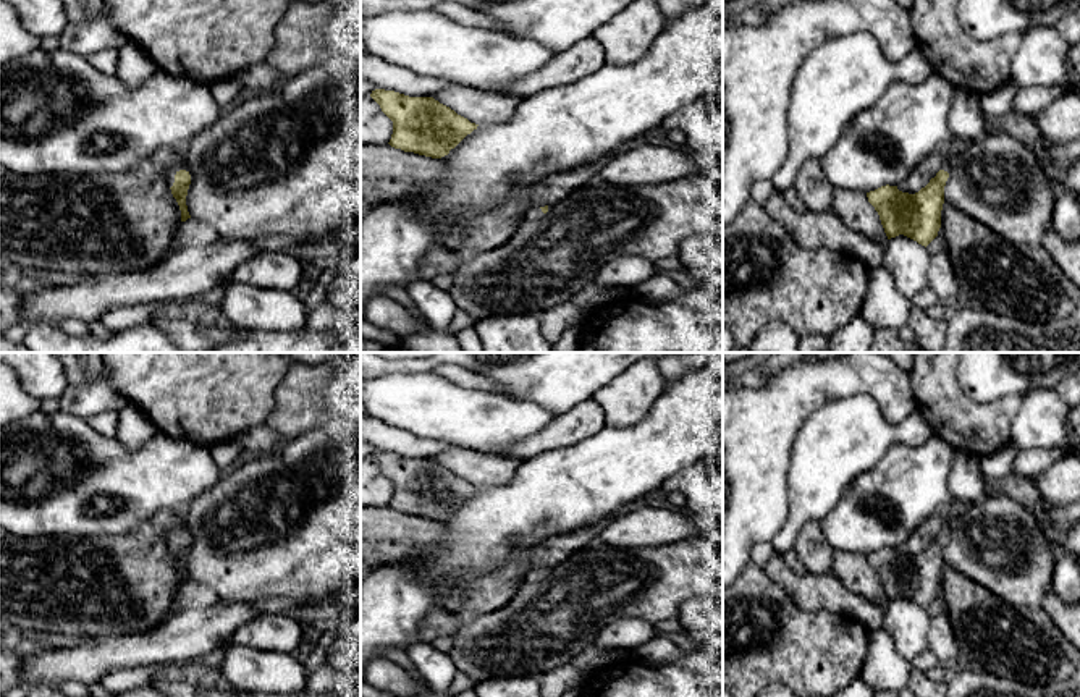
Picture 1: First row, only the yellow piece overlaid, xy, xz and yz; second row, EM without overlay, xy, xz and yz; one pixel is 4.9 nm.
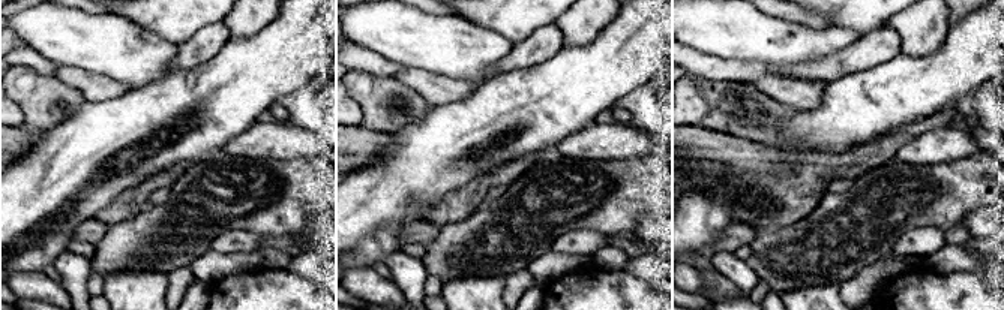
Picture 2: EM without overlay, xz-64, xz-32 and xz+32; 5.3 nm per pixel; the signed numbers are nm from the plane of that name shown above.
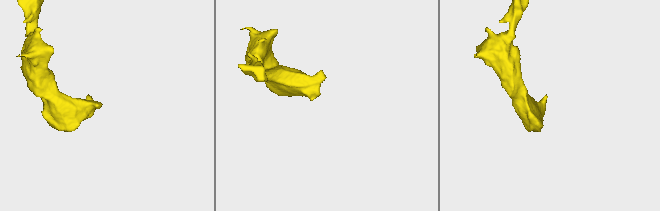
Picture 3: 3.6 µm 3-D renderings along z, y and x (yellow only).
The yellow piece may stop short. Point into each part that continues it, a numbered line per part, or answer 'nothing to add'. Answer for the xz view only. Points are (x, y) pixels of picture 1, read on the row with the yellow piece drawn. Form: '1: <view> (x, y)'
1: xz (535, 212)

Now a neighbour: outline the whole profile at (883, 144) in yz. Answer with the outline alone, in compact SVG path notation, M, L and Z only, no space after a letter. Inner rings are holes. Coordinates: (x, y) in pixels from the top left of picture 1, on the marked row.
M936 73L918 84L892 82L820 158L825 178L834 189L865 194L905 181L926 155L949 149L952 94L954 87Z

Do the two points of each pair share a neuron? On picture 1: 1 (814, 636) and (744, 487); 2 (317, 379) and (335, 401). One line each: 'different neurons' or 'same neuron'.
1: different neurons
2: different neurons

